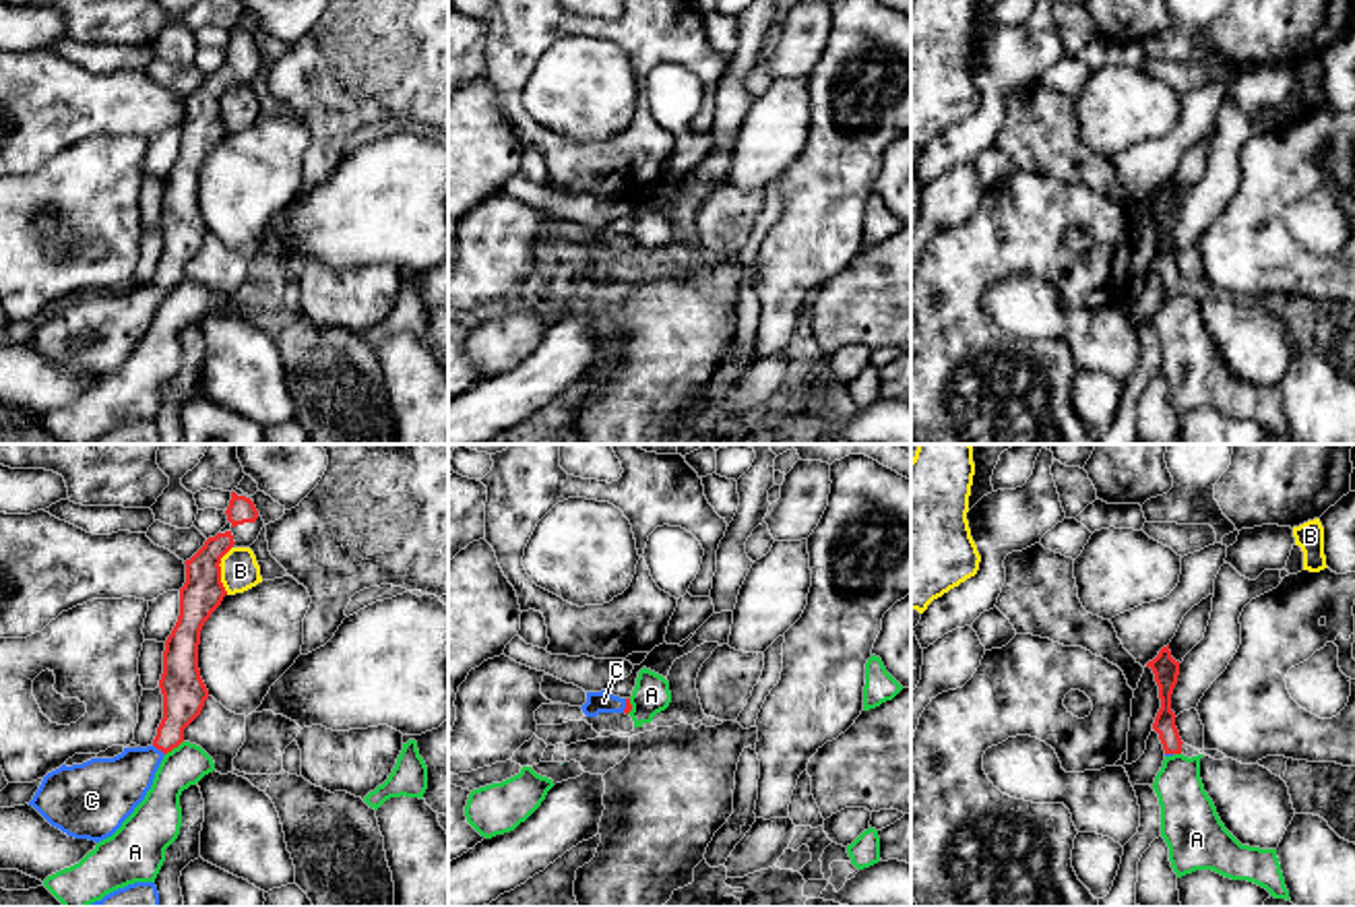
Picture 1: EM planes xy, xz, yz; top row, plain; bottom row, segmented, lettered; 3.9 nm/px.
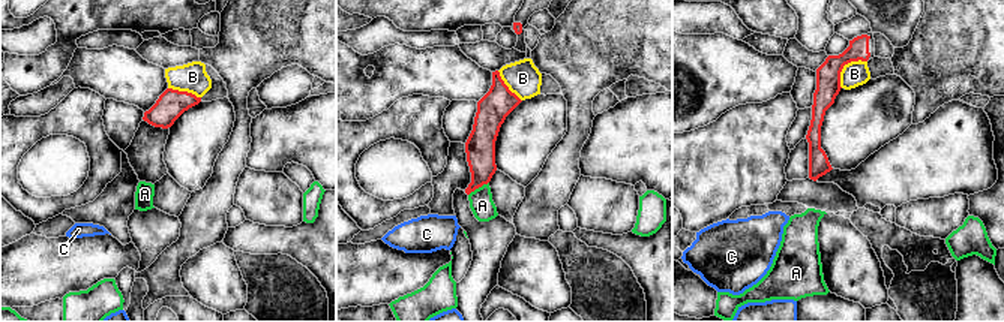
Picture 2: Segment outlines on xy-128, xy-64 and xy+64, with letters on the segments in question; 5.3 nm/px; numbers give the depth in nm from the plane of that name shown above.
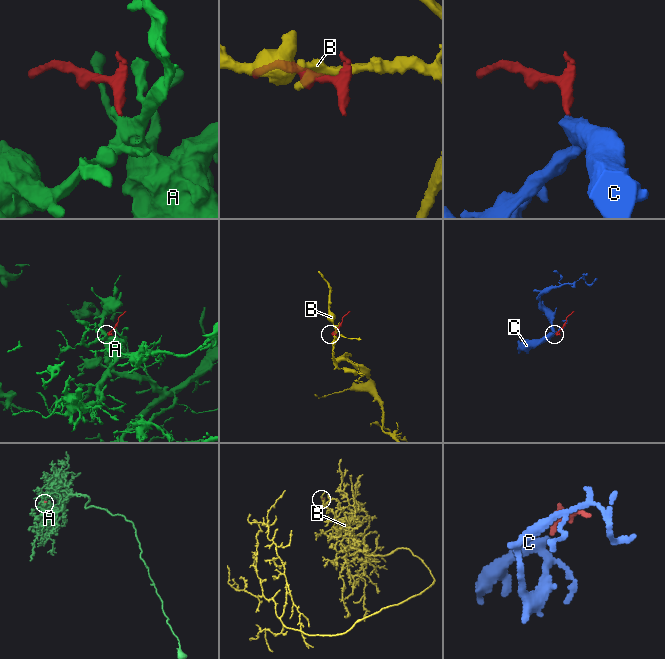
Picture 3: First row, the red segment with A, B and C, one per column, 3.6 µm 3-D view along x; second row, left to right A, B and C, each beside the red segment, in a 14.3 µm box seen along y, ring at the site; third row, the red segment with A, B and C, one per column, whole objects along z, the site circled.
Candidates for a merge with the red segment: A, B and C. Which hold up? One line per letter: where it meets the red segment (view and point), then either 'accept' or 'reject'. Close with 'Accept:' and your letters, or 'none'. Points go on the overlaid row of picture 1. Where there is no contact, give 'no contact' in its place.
A: contact xy (174, 746); reject
B: contact xy (219, 571); reject
C: contact xy (160, 748); accept
Accept: C

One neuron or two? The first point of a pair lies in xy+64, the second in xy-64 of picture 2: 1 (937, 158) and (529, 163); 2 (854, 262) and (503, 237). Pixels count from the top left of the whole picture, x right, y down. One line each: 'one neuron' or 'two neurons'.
1: two neurons
2: two neurons

